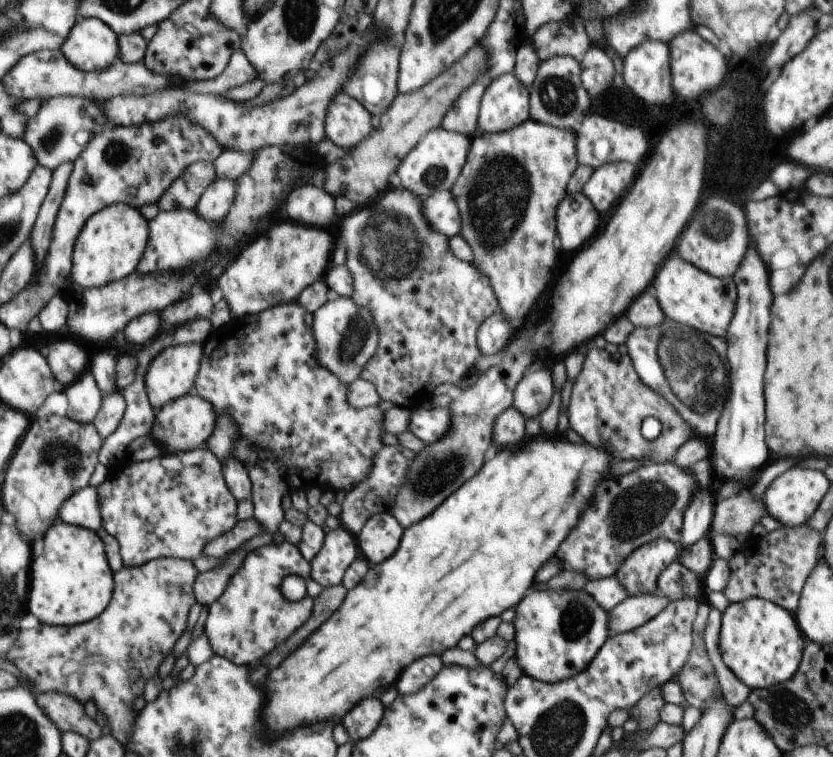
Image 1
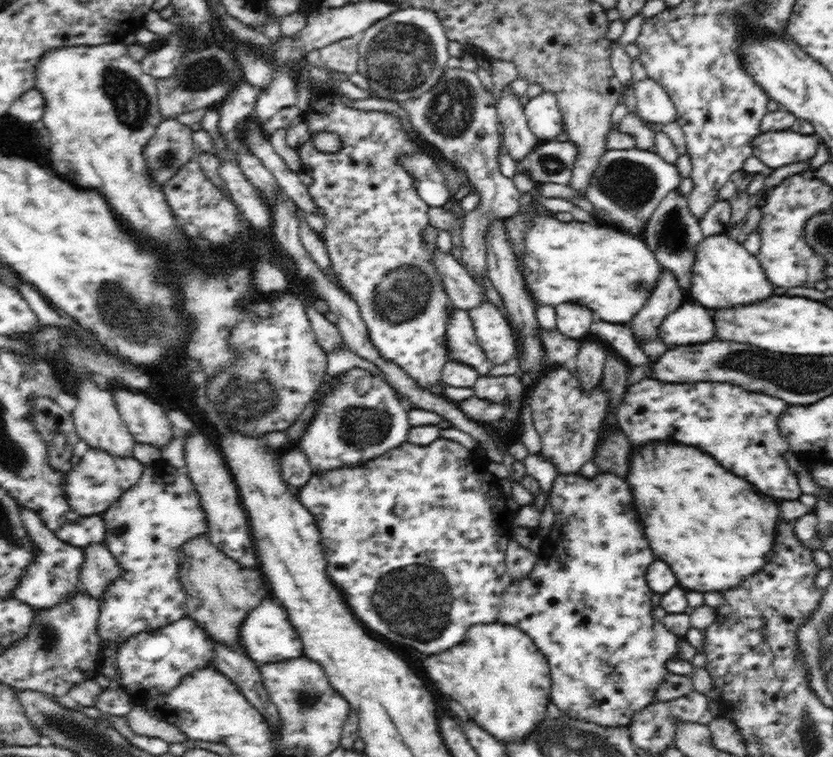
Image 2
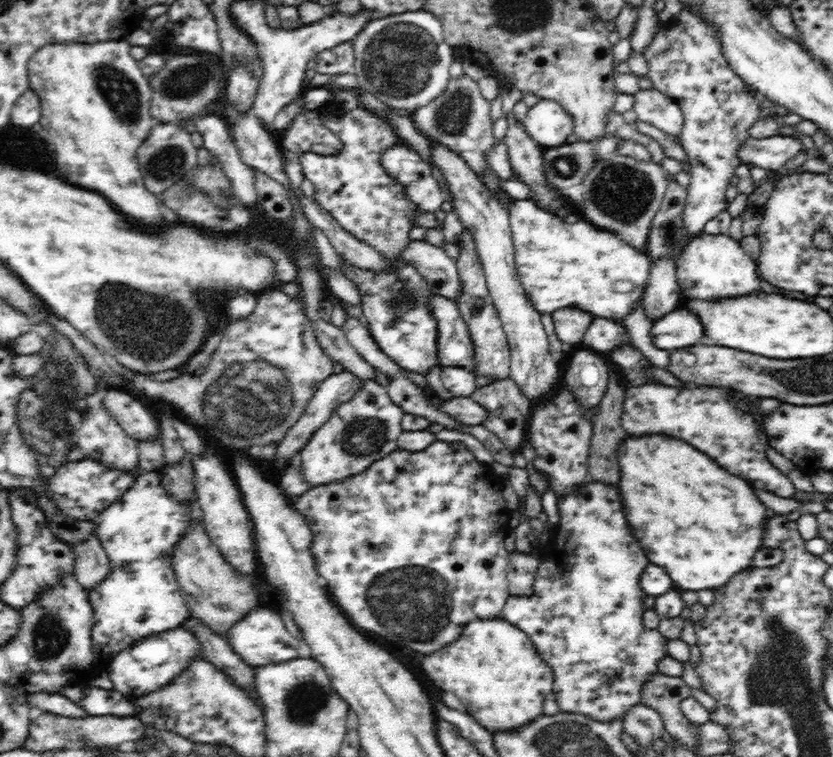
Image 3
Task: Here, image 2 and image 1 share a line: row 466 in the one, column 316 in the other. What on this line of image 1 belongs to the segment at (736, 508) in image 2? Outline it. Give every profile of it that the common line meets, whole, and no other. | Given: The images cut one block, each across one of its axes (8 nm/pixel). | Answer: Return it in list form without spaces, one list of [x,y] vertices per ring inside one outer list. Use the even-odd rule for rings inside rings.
[[[546,438],[530,440],[526,446],[522,446],[518,450],[498,452],[490,462],[486,462],[482,466],[480,474],[476,474],[464,486],[460,486],[460,490],[456,490],[450,498],[446,498],[432,514],[406,528],[396,554],[392,558],[388,558],[386,562],[371,566],[366,576],[352,590],[347,591],[340,610],[336,610],[332,614],[332,618],[328,618],[328,622],[324,622],[318,630],[310,635],[310,638],[306,638],[304,644],[294,654],[290,654],[278,668],[274,668],[270,672],[270,676],[264,684],[264,690],[268,690],[268,714],[264,714],[264,722],[268,722],[268,732],[272,734],[272,738],[276,738],[288,730],[296,730],[296,726],[300,726],[300,722],[340,720],[344,714],[348,714],[348,710],[352,710],[352,706],[356,706],[364,698],[380,698],[380,694],[386,688],[390,688],[398,680],[398,674],[406,666],[410,666],[416,658],[428,656],[428,654],[442,654],[446,648],[454,648],[460,638],[464,638],[472,632],[474,626],[478,626],[488,618],[500,616],[508,608],[517,606],[518,602],[524,598],[526,590],[532,586],[536,570],[552,554],[556,554],[556,550],[558,550],[560,542],[566,538],[568,530],[572,530],[576,526],[582,510],[590,504],[596,484],[606,476],[610,460],[612,458],[604,450],[598,450],[594,446],[572,444],[572,442],[554,440],[554,438],[548,438],[548,442],[546,442]]]

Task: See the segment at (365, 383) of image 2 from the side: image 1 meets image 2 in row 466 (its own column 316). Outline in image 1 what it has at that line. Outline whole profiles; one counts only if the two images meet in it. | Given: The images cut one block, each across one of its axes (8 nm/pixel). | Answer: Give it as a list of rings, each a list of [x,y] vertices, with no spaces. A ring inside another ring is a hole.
[[[350,298],[327,301],[313,313],[312,334],[316,342],[316,360],[340,382],[350,385],[361,377],[364,366],[376,353],[378,330],[372,322],[372,312],[356,306]]]

